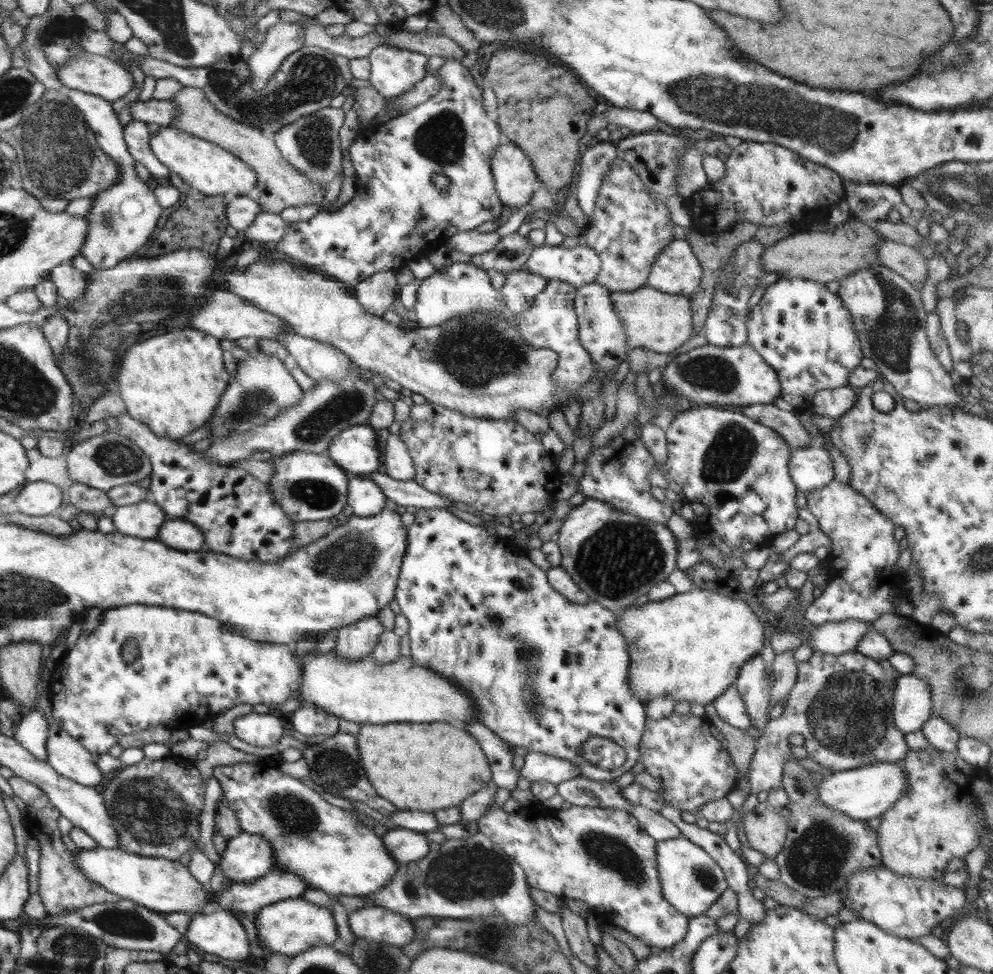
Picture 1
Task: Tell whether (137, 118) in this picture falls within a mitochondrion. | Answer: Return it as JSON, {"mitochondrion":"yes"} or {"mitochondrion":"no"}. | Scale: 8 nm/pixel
{"mitochondrion":"no"}

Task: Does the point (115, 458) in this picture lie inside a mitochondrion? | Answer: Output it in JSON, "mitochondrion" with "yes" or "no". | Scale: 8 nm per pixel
{"mitochondrion":"yes"}

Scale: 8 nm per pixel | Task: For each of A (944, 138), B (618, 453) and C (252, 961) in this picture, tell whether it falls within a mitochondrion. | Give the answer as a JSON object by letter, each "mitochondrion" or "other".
{"A":"other","B":"other","C":"other"}

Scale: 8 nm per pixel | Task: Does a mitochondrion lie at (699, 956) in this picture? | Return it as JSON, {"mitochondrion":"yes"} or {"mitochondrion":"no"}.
{"mitochondrion":"no"}

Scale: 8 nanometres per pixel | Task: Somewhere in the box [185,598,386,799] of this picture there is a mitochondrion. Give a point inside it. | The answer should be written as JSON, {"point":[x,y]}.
{"point":[334,767]}

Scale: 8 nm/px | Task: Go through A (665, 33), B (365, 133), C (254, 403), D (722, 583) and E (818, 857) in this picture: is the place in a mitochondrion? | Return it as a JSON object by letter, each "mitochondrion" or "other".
{"A":"other","B":"other","C":"mitochondrion","D":"other","E":"mitochondrion"}

